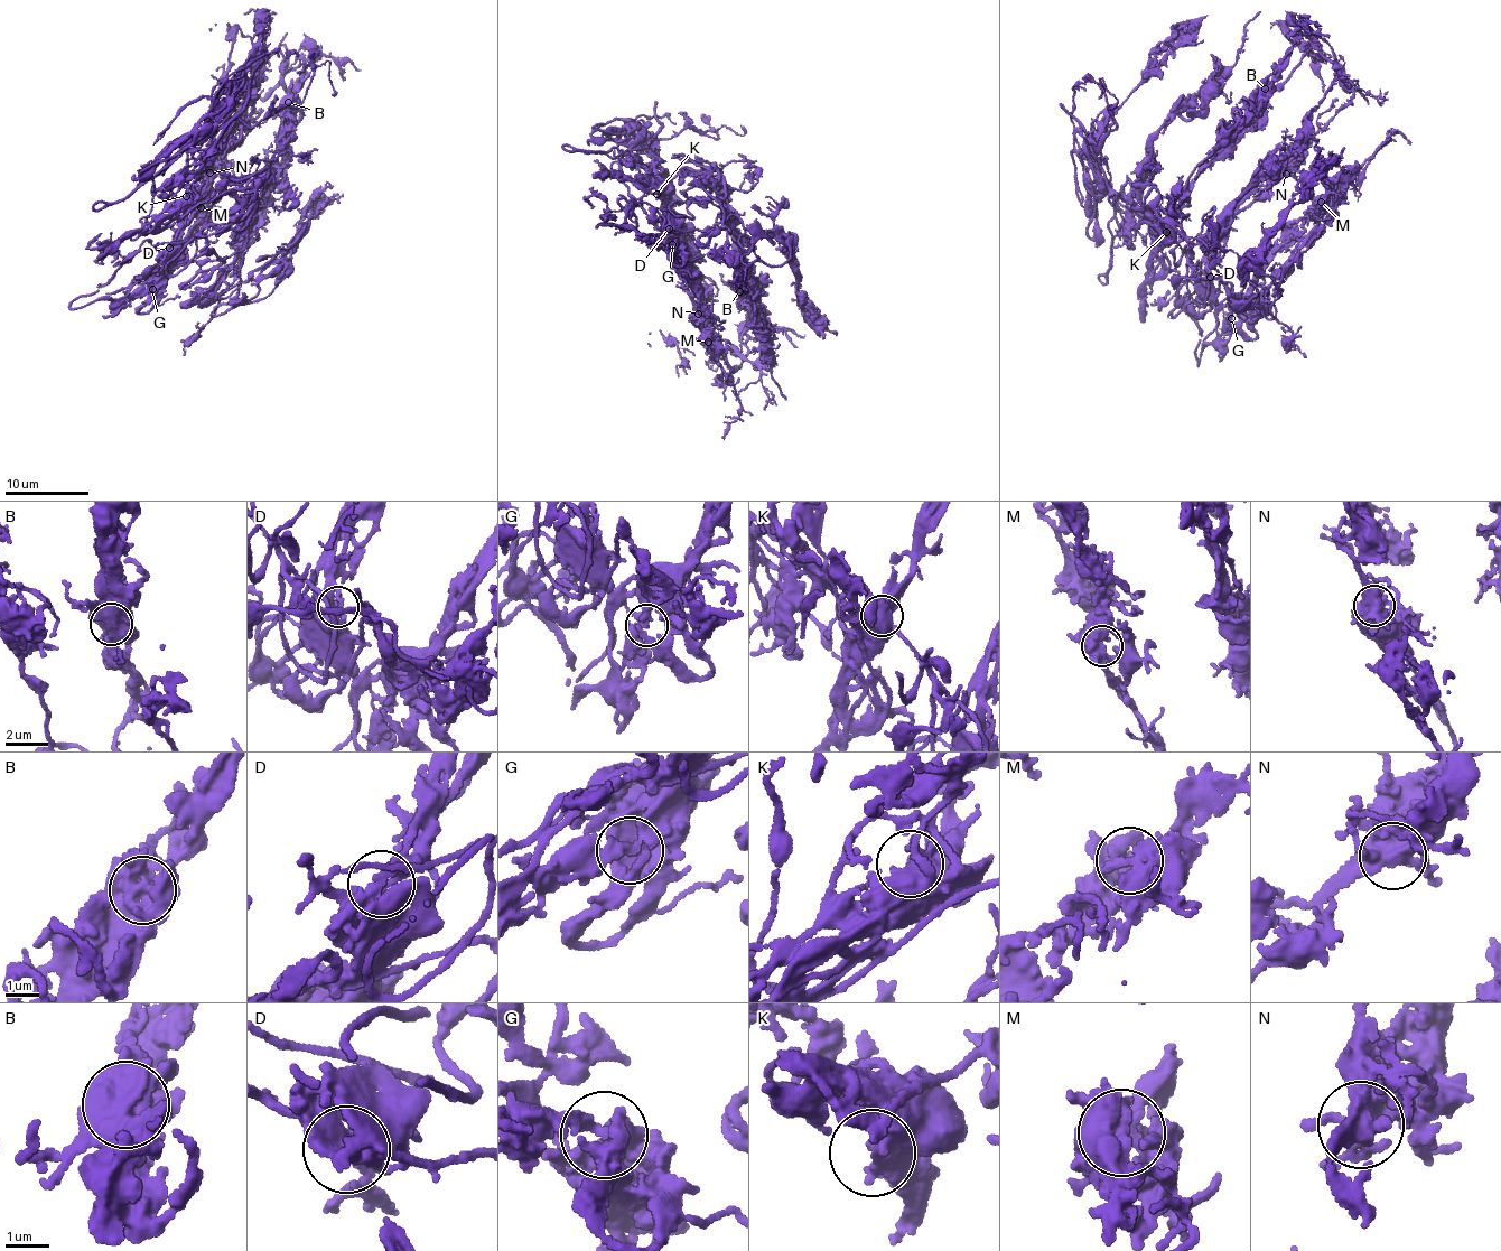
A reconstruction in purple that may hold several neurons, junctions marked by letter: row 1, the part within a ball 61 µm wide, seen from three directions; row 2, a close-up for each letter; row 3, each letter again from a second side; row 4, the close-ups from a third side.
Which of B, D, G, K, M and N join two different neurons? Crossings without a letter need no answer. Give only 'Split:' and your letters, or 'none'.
Split: none

